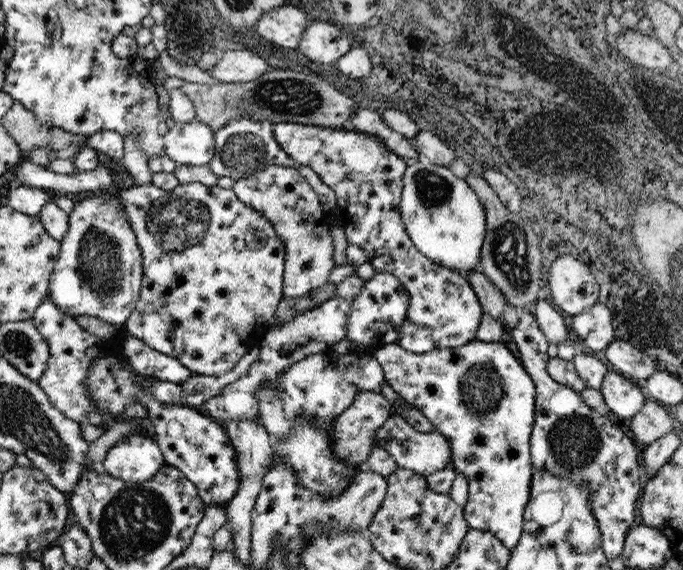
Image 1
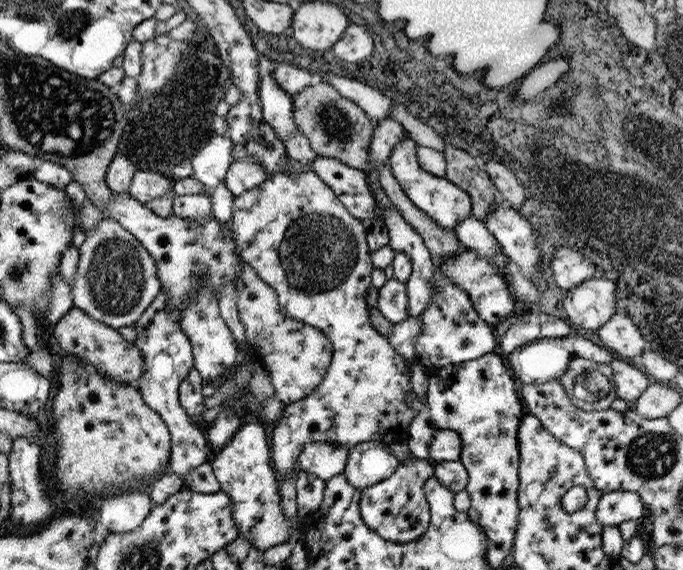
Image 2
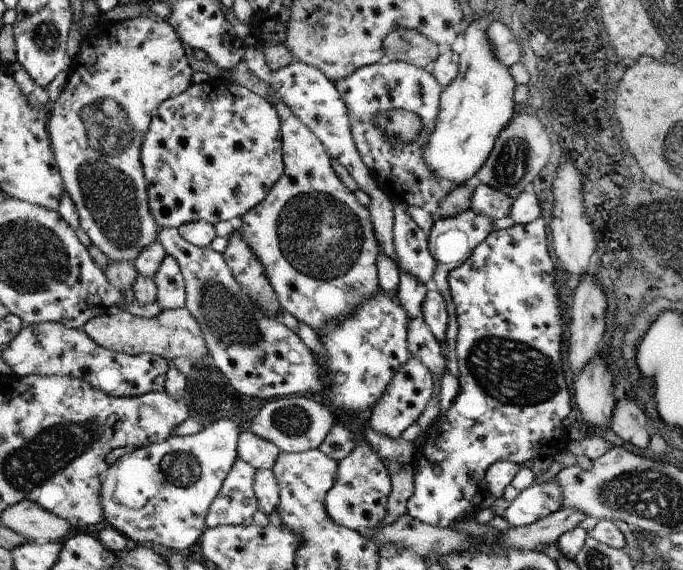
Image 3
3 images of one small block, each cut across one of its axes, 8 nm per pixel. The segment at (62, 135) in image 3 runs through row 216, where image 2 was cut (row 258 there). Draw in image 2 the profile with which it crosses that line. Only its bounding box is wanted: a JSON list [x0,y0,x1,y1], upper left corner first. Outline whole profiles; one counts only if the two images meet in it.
[71,220,161,330]

